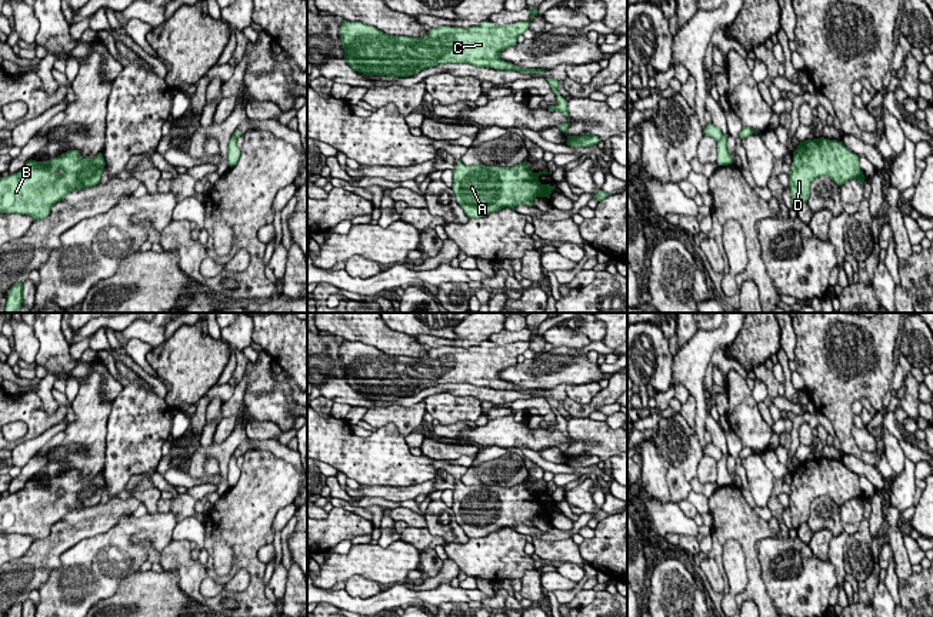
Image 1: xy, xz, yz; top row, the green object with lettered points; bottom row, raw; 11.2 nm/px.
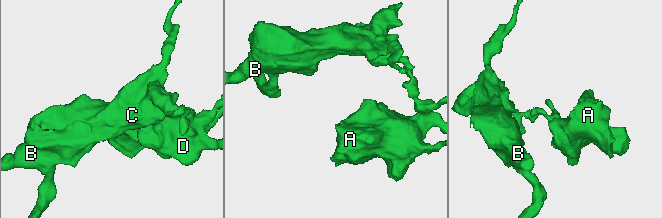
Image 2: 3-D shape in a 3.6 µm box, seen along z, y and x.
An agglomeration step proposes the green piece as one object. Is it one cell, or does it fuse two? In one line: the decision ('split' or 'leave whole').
split

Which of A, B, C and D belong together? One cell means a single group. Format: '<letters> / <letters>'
A D / B C

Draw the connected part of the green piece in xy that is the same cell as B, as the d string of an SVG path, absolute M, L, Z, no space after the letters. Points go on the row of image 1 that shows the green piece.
M77 150L47 161L30 159L20 171L0 177L0 211L46 219L67 193L99 184L104 166L101 153L83 159Z

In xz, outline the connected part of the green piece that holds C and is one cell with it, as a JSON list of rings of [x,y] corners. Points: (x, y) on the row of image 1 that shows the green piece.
[[[343,20],[340,37],[346,63],[366,76],[409,77],[446,63],[469,63],[524,74],[544,69],[522,69],[500,59],[504,49],[517,44],[517,37],[530,26],[517,21],[497,26],[489,20],[479,26],[430,29],[423,37],[390,36],[361,21]]]

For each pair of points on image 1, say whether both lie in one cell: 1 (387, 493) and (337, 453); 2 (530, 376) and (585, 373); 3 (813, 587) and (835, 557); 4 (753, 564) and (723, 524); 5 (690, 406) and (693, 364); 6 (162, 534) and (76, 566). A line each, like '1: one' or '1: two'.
1: two
2: one
3: two
4: one
5: two
6: one

